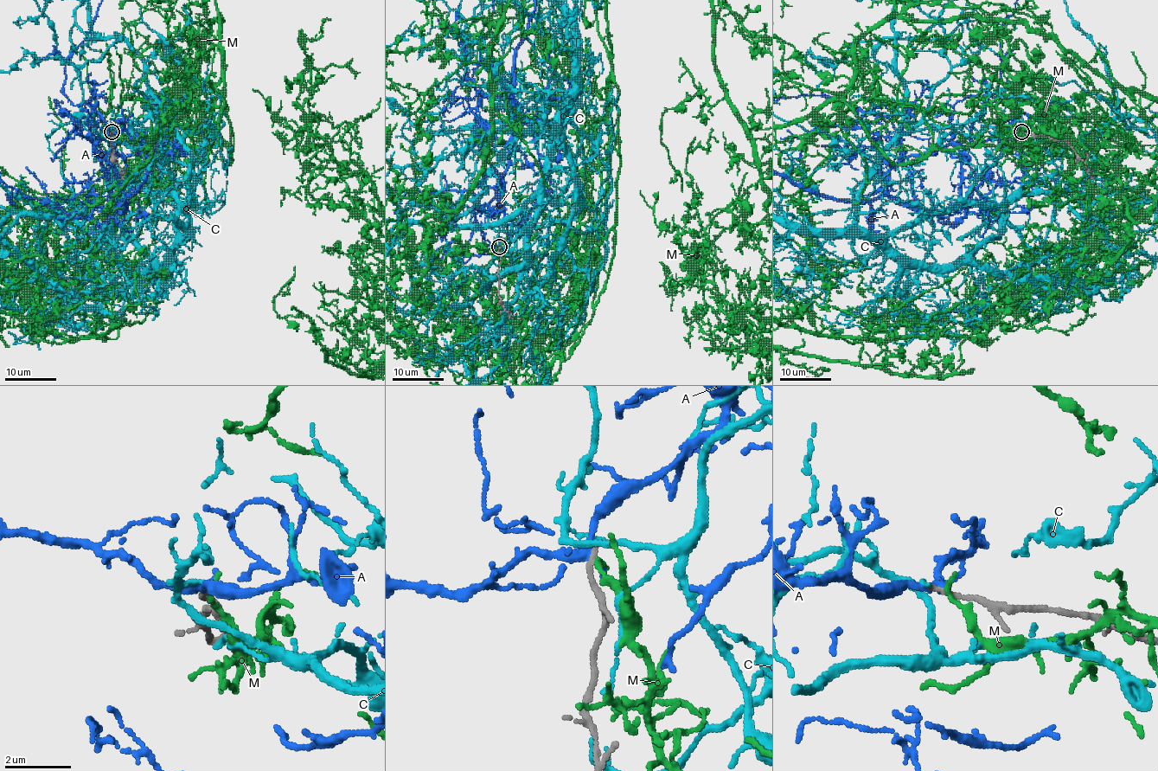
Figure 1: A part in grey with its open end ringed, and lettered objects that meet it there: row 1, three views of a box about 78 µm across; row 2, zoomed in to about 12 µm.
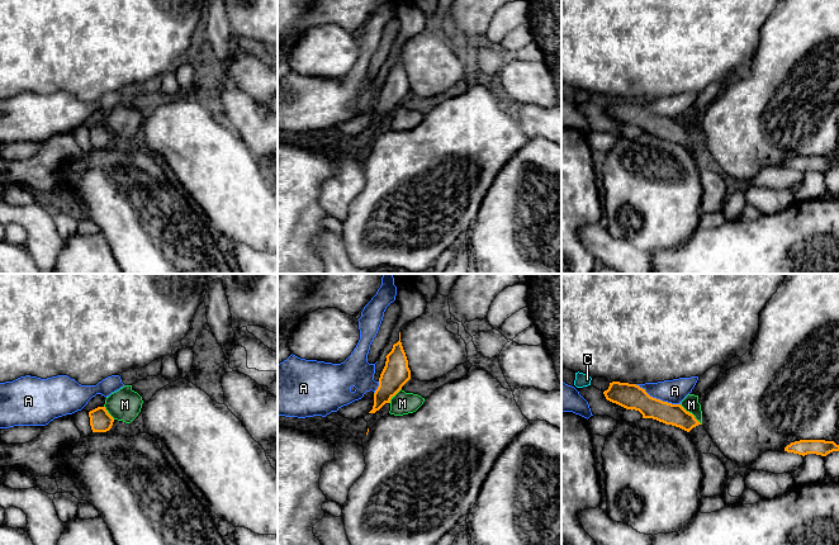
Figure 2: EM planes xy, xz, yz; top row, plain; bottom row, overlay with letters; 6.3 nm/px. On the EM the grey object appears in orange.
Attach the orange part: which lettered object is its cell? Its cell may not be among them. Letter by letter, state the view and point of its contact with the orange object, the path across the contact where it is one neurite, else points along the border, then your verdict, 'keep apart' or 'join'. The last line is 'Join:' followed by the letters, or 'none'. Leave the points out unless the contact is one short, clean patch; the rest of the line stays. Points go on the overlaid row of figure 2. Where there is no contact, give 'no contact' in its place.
A: contact yz (658, 399); border yz (635, 384), (653, 397), (679, 404); keep apart
C: no contact; keep apart
M: contact yz (691, 413); border yz (679, 404), (701, 423); keep apart
Join: none

